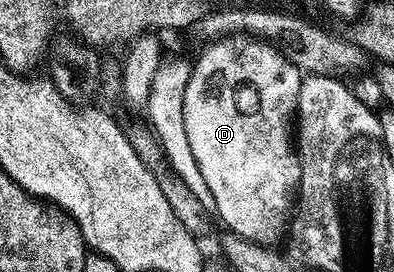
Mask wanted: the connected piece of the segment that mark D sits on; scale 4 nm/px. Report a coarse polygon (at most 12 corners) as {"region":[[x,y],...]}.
{"region":[[257,37],[194,58],[189,151],[228,230],[284,236],[301,71]]}

